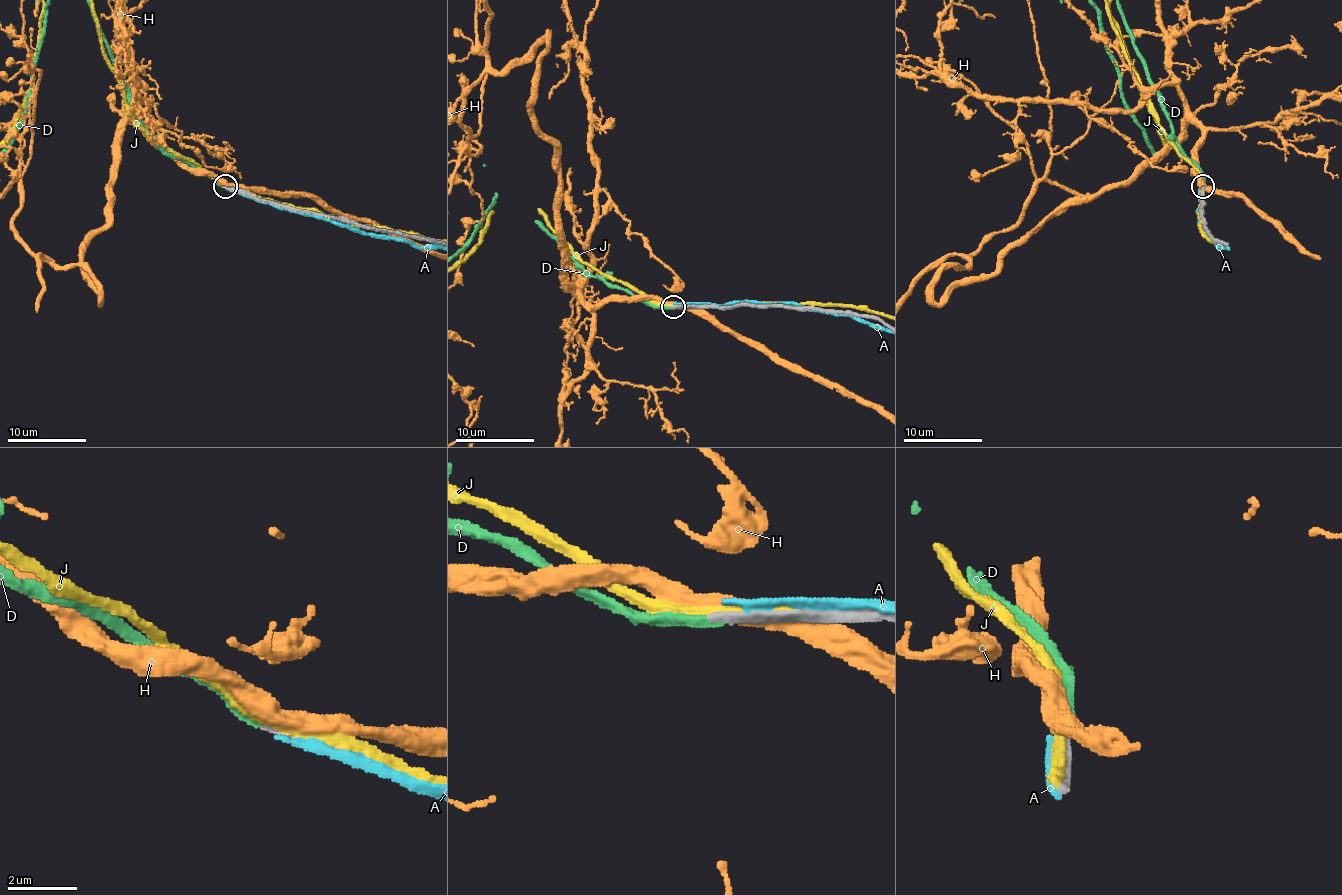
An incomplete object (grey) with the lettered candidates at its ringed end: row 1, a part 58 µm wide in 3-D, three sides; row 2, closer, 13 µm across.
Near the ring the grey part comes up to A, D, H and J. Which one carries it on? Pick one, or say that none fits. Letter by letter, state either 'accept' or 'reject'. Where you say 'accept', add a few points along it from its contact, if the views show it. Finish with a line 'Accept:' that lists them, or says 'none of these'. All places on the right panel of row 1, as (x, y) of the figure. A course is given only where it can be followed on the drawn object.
A: reject
D: accept
H: reject
J: reject
Accept: D

